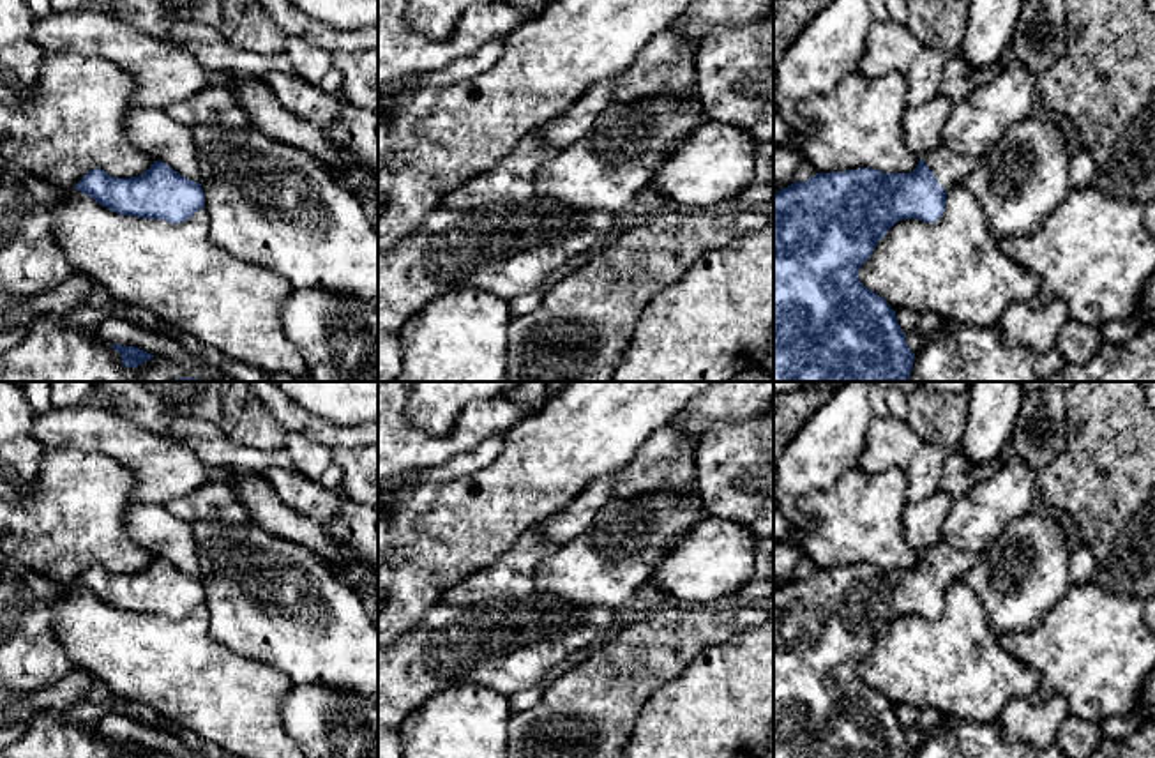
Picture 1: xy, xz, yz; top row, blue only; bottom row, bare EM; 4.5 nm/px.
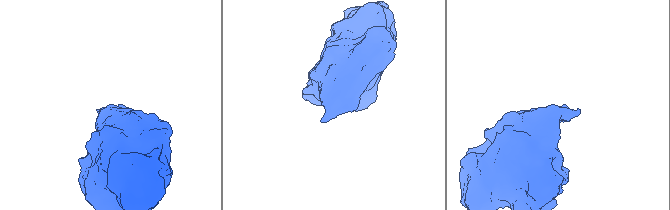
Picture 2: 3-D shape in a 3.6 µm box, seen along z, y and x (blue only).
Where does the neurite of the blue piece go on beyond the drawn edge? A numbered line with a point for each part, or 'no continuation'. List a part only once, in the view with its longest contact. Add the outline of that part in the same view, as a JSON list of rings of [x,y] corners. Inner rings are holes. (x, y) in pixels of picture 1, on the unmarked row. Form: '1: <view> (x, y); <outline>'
1: yz (949, 564); [[[943,539],[925,550],[922,557],[932,565],[938,580],[948,587],[975,564],[977,553],[959,551]]]

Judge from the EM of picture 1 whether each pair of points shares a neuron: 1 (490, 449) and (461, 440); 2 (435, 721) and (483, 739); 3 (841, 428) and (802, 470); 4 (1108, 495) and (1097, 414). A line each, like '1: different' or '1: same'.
1: different
2: same
3: same
4: same

